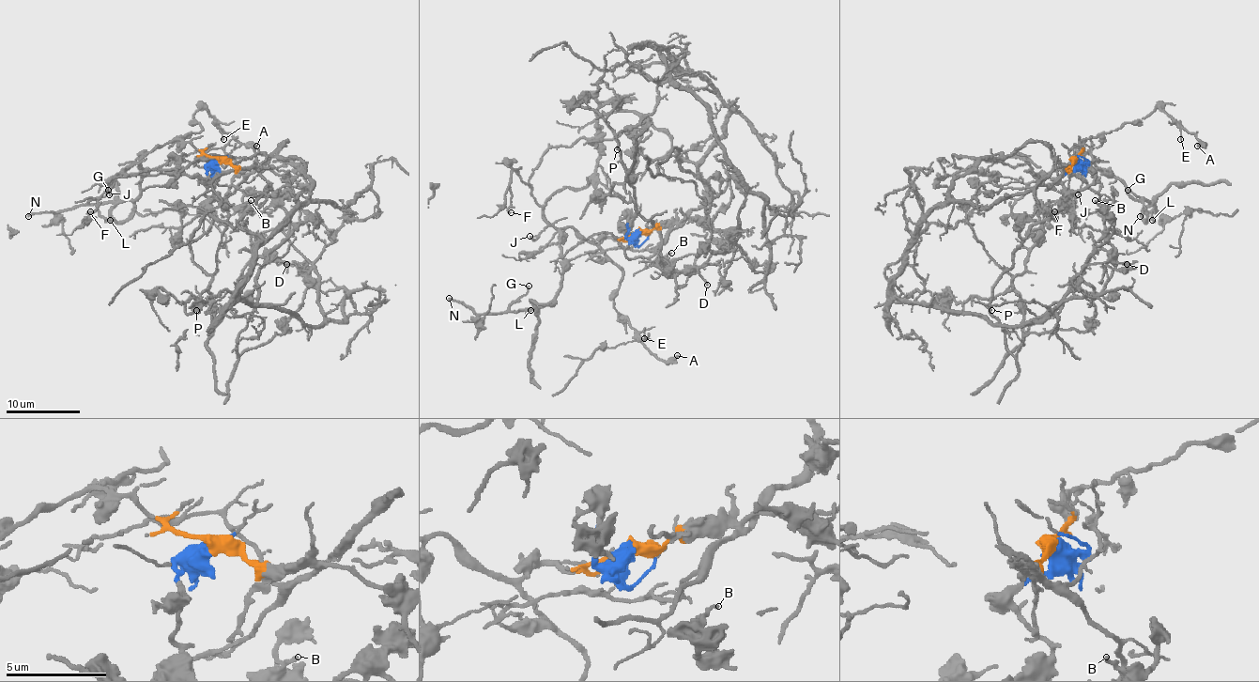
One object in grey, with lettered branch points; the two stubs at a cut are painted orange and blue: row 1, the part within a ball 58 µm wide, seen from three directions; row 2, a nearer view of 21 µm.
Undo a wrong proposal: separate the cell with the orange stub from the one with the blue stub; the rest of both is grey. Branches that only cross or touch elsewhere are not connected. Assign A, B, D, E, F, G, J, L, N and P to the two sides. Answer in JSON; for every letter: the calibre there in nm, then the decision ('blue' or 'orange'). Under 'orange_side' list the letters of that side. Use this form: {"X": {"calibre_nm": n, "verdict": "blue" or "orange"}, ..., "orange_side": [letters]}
{"A": {"calibre_nm": 440, "verdict": "orange"}, "B": {"calibre_nm": 180, "verdict": "blue"}, "D": {"calibre_nm": 80, "verdict": "blue"}, "E": {"calibre_nm": 110, "verdict": "orange"}, "F": {"calibre_nm": 130, "verdict": "orange"}, "G": {"calibre_nm": 150, "verdict": "orange"}, "J": {"calibre_nm": 120, "verdict": "orange"}, "L": {"calibre_nm": 220, "verdict": "orange"}, "N": {"calibre_nm": 200, "verdict": "orange"}, "P": {"calibre_nm": 100, "verdict": "blue"}, "orange_side": ["A", "E", "F", "G", "J", "L", "N"]}

